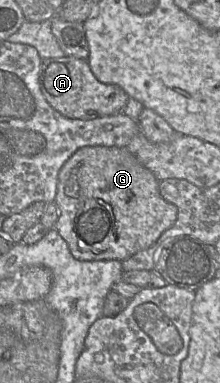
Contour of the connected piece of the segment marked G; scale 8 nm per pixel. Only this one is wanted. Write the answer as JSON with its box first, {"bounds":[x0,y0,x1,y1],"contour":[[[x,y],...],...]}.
{"bounds":[54,146,177,261],"contour":[[[85,146],[75,151],[59,171],[57,194],[54,201],[59,209],[55,229],[67,242],[73,257],[81,261],[120,260],[123,261],[139,251],[151,247],[162,233],[174,225],[177,219],[177,207],[165,201],[159,192],[159,180],[144,167],[125,147]]]}

